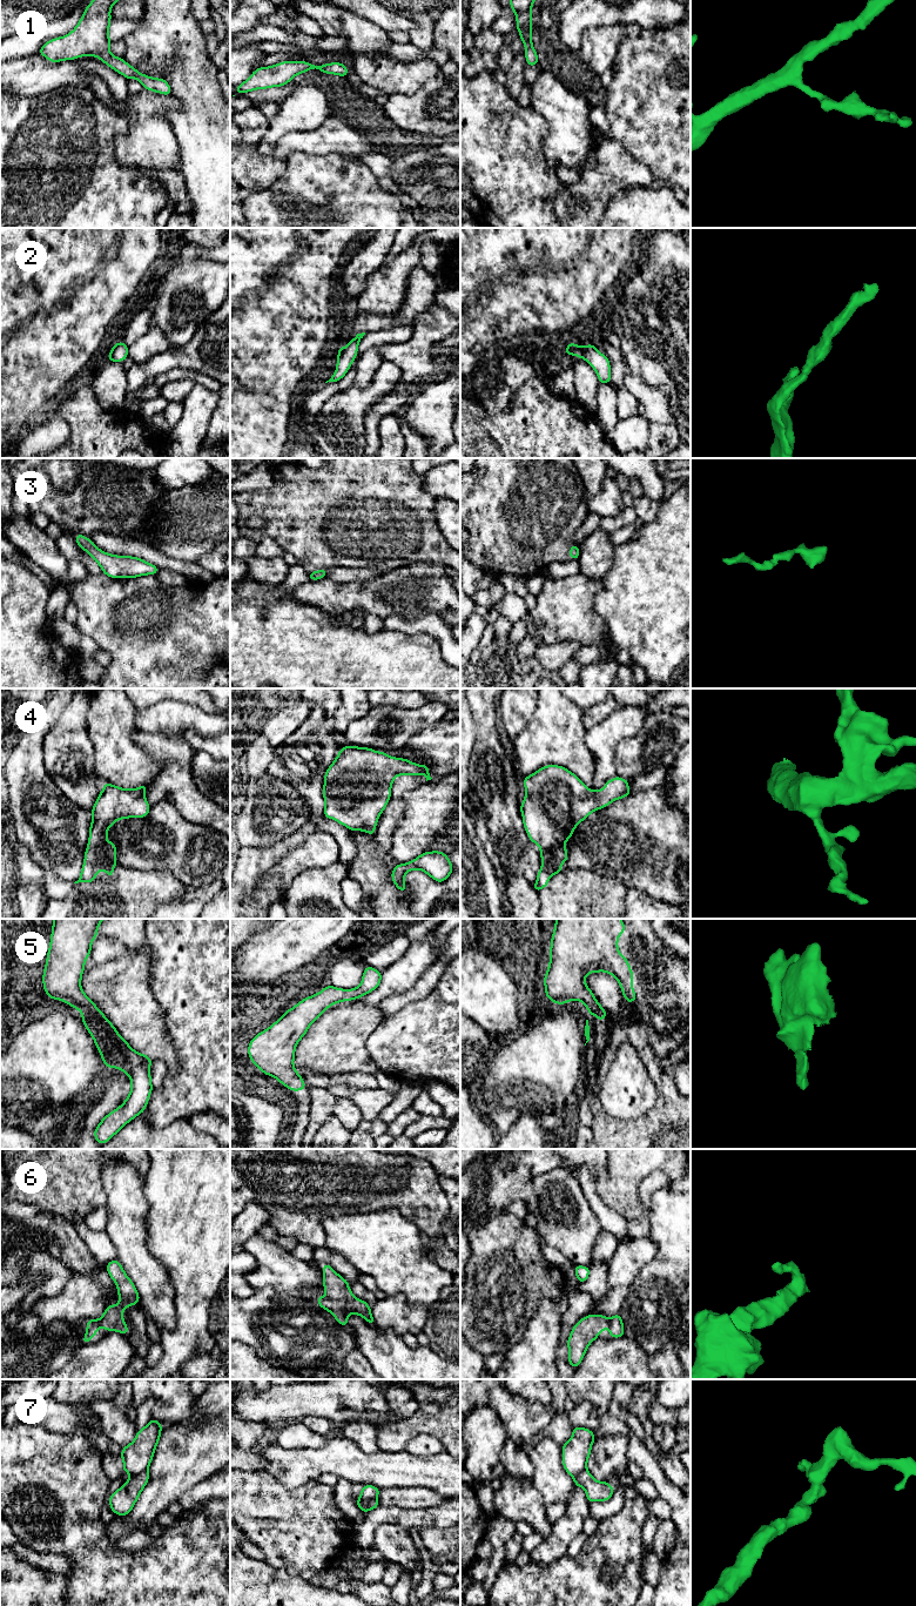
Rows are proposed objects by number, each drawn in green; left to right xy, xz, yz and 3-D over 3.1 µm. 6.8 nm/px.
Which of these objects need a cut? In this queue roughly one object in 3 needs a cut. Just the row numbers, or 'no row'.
7

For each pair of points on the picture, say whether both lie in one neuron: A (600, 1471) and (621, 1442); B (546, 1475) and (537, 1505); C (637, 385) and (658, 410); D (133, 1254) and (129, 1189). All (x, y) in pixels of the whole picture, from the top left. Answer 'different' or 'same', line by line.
A: same
B: different
C: same
D: same

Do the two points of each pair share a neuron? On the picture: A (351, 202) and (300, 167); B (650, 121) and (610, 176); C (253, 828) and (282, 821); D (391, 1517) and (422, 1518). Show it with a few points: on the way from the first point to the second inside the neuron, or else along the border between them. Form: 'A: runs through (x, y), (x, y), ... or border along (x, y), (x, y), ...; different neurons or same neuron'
A: runs through (338, 194), (335, 190), (324, 190), (312, 180); same neuron
B: border along (612, 136), (637, 161), (648, 168); different neurons
C: runs through (260, 824), (263, 821), (275, 821); same neuron
D: runs through (398, 1517), (415, 1518); same neuron

